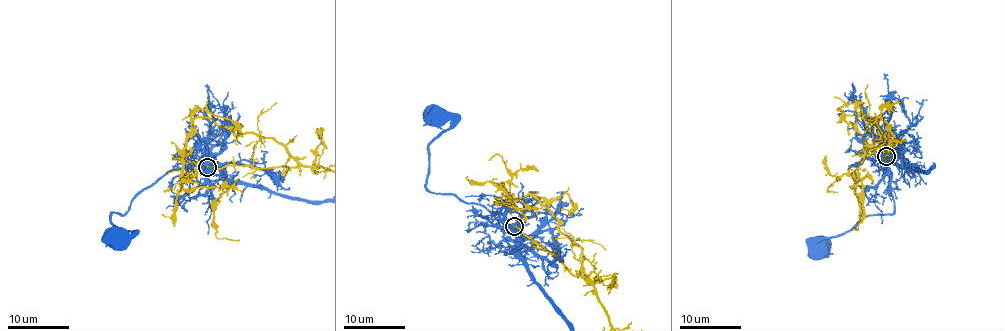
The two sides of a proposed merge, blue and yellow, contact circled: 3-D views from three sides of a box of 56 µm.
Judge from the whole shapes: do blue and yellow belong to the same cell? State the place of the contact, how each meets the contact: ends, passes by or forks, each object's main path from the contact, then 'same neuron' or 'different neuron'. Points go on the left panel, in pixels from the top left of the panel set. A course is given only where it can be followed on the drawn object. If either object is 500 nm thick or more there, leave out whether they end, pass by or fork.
place (207, 167); blue forks; yellow ends; course blue (207, 166), (175, 168), (141, 191), (123, 215), (110, 213), (112, 224), (132, 233), (119, 237); course yellow (207, 166), (298, 164), (270, 137), (194, 119), (180, 183), (220, 187), (216, 237), (239, 241); different neuron

